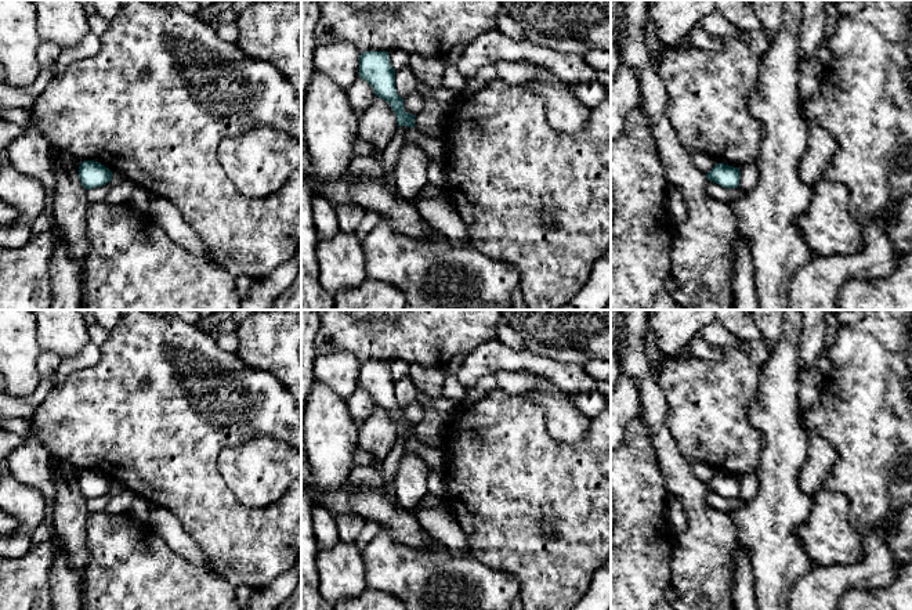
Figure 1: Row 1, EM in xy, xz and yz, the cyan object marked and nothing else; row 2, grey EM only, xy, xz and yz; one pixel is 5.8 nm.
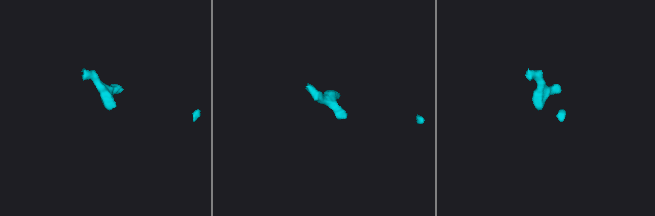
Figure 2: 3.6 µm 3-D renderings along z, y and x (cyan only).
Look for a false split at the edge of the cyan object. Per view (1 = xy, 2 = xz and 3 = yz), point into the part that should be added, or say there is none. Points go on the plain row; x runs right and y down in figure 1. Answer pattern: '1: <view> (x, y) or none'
1: none
2: none
3: none

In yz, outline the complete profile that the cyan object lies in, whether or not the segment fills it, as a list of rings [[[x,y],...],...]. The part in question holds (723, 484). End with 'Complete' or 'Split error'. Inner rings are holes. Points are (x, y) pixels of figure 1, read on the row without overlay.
[[[717,473],[706,484],[706,488],[724,498],[738,498],[741,483],[739,483],[739,477],[728,476],[724,473]]]. Complete

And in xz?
[[[387,361],[361,362],[359,387],[373,397],[376,407],[390,414],[397,425],[398,436],[415,437],[416,425],[410,425],[403,419],[403,408],[397,403],[395,380]]]. Complete

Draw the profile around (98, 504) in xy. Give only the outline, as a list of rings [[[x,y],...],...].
[[[112,483],[112,484],[113,484],[112,490],[109,492],[106,492],[105,495],[87,499],[86,506],[87,506],[88,512],[93,513],[93,512],[104,512],[105,510],[112,494],[115,491],[122,490],[122,486],[119,486],[117,483]]]

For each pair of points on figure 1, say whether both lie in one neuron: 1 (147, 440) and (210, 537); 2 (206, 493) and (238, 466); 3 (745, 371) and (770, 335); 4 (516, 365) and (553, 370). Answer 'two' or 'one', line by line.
1: one
2: two
3: two
4: one

